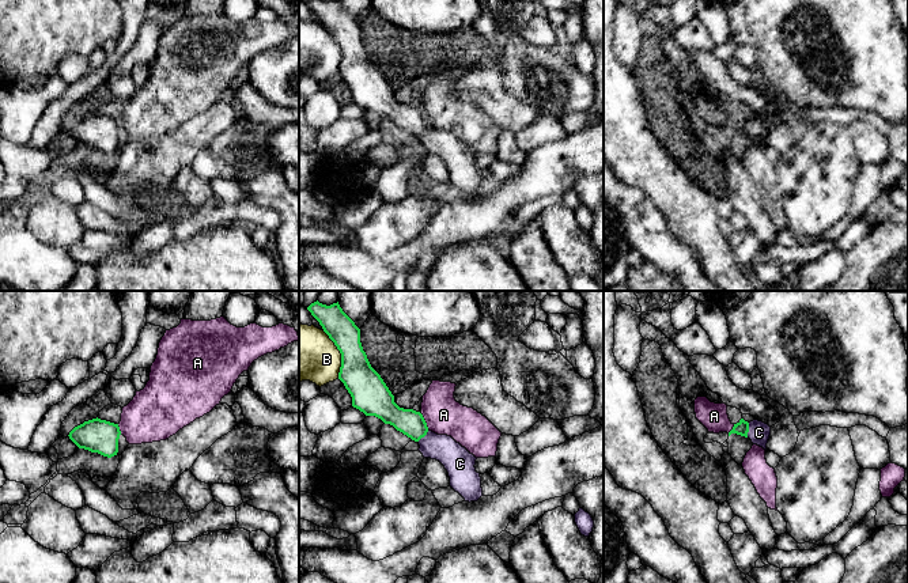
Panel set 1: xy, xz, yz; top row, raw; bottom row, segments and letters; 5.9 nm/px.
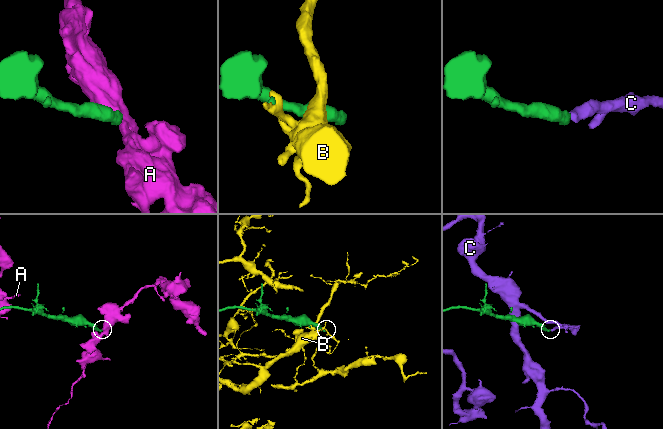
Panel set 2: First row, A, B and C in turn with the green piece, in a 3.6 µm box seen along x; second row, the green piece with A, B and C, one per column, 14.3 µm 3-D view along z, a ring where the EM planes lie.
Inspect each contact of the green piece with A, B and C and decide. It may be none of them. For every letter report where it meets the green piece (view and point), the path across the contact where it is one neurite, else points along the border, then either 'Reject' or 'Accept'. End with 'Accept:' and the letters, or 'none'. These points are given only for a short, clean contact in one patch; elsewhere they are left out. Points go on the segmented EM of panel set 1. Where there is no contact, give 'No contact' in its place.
A: Touches green at xz (424, 421). Boundary: xz (420, 413), (428, 428). Reject
B: Touches green at xz (340, 352). Reject
C: Touches green at yz (748, 430). Path across: yz (741, 428), (748, 430), (759, 432). Accept
Accept: C

